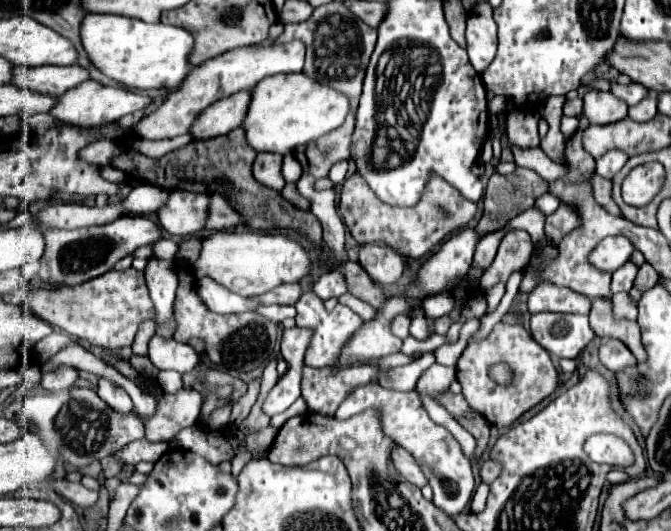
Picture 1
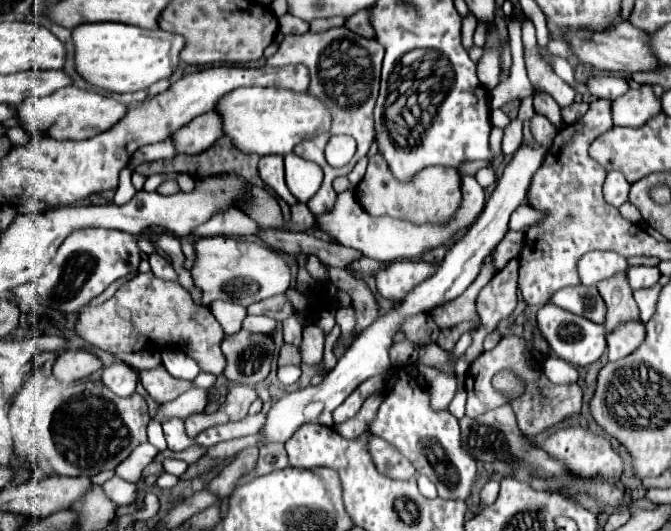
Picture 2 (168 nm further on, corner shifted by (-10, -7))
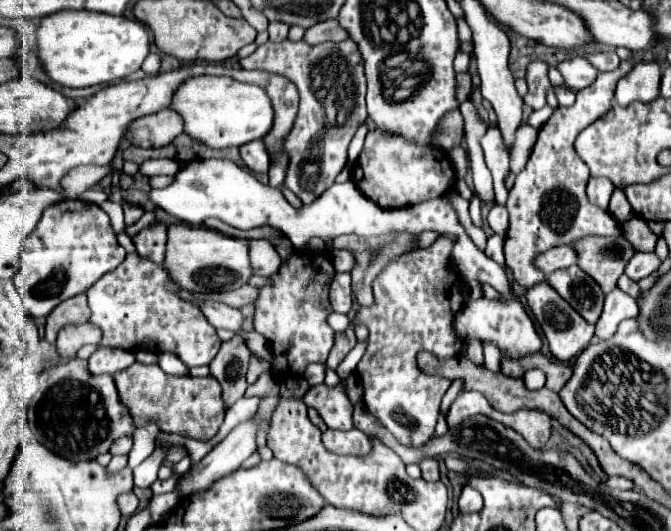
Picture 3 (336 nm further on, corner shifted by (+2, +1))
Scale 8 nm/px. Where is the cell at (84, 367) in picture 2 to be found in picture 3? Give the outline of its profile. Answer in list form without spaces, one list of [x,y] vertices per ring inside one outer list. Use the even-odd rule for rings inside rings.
[[[92,323],[82,325],[68,325],[58,333],[58,353],[64,359],[70,359],[76,355],[76,351],[86,343],[96,343],[102,339],[100,329]]]

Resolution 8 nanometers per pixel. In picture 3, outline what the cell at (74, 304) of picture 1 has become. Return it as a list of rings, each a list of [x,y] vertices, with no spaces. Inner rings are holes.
[[[128,253],[116,271],[106,273],[100,281],[96,281],[96,285],[88,289],[88,305],[92,311],[90,323],[102,329],[104,333],[102,345],[108,345],[108,347],[122,347],[130,351],[146,349],[152,353],[174,353],[184,361],[184,365],[198,367],[198,365],[210,365],[210,361],[216,357],[222,345],[220,337],[216,335],[216,329],[206,321],[200,307],[180,299],[170,289],[170,279],[166,269],[152,261],[144,261],[144,257],[140,257],[138,253]]]

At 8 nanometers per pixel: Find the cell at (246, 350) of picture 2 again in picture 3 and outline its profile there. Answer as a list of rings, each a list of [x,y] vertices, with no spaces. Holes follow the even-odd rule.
[[[236,335],[230,341],[222,343],[218,355],[210,363],[210,373],[220,381],[222,385],[222,399],[226,409],[230,409],[246,391],[246,371],[248,371],[248,359],[250,349],[244,345],[244,341]]]

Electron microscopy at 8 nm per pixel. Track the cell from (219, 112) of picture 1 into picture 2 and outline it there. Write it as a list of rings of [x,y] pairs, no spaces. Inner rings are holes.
[[[214,109],[214,111],[202,113],[202,115],[196,117],[194,121],[190,121],[186,127],[182,127],[182,129],[172,137],[172,141],[176,143],[178,153],[196,155],[196,153],[202,153],[204,149],[212,147],[222,135],[224,135],[222,117],[220,117],[220,113]]]

